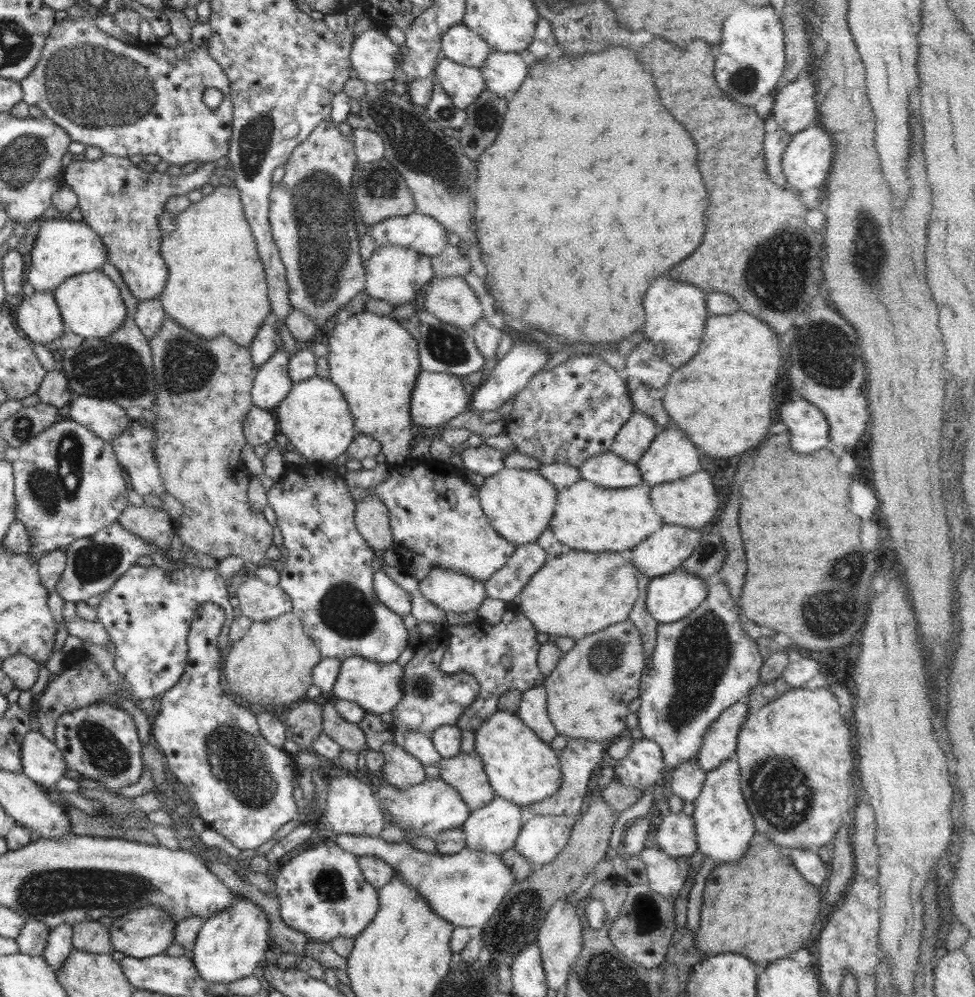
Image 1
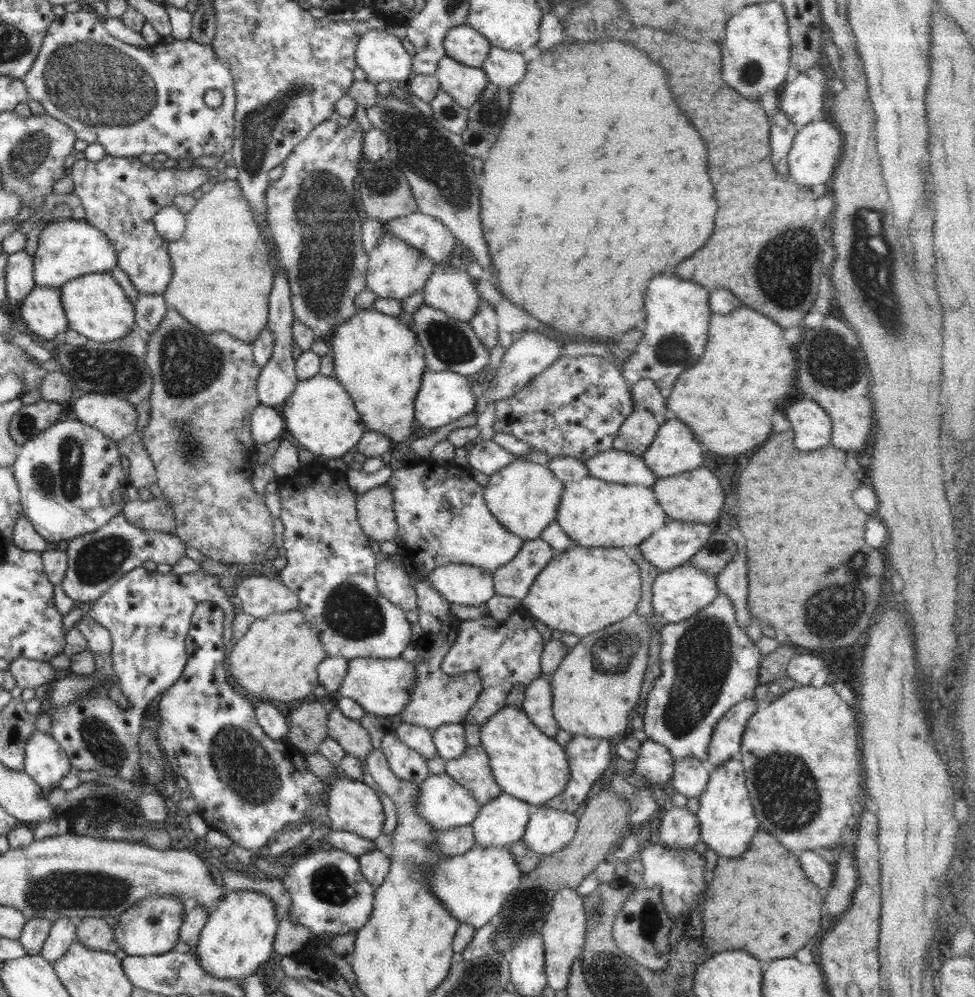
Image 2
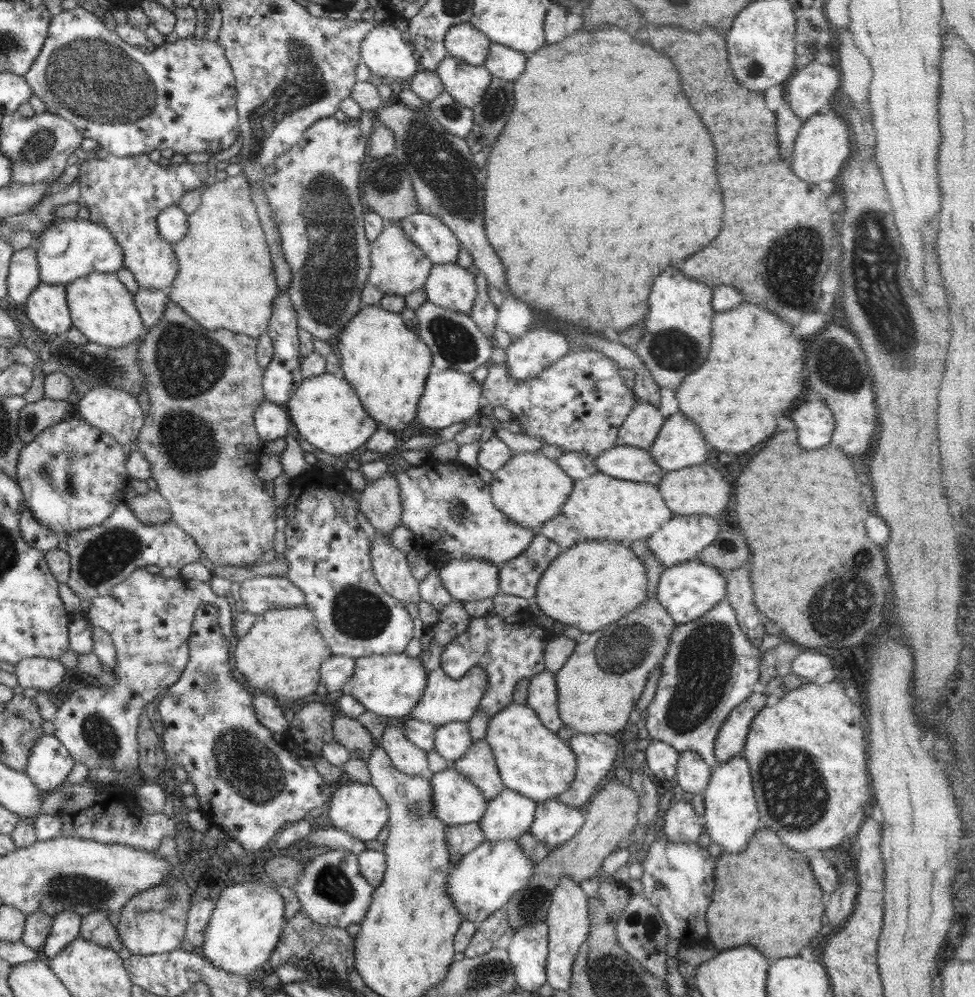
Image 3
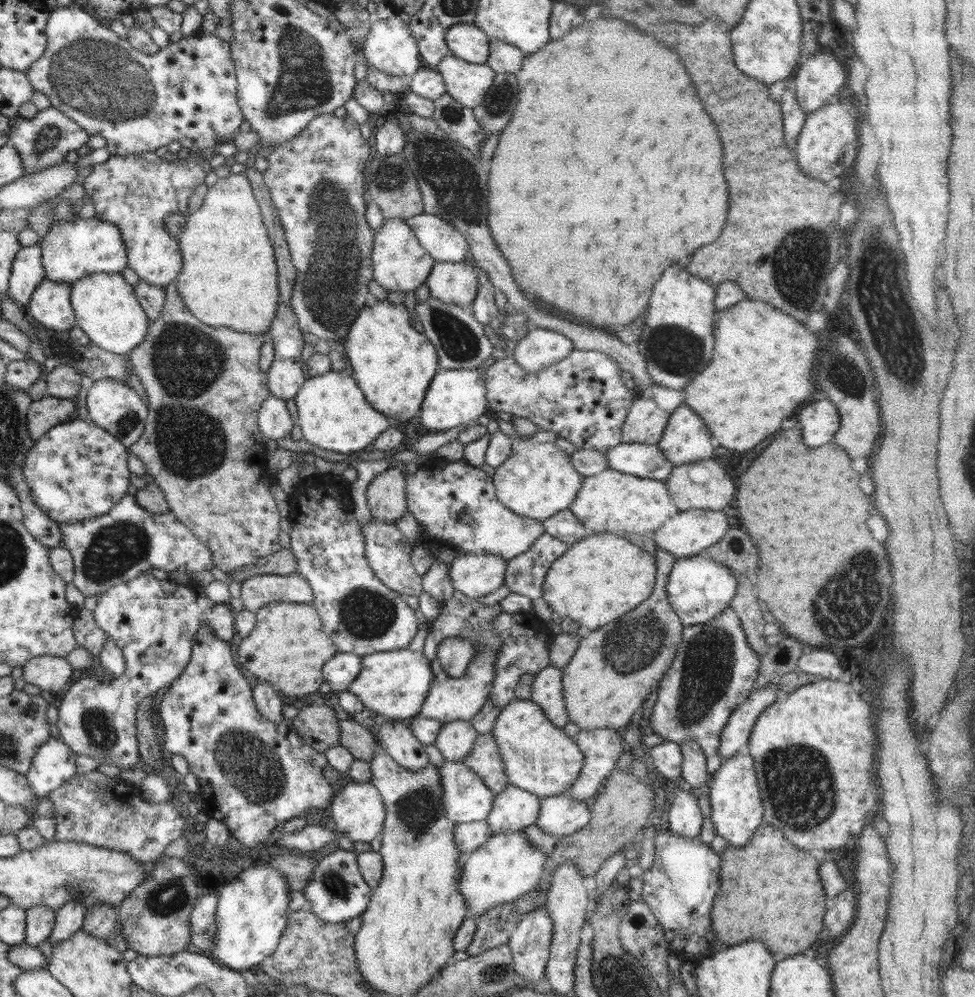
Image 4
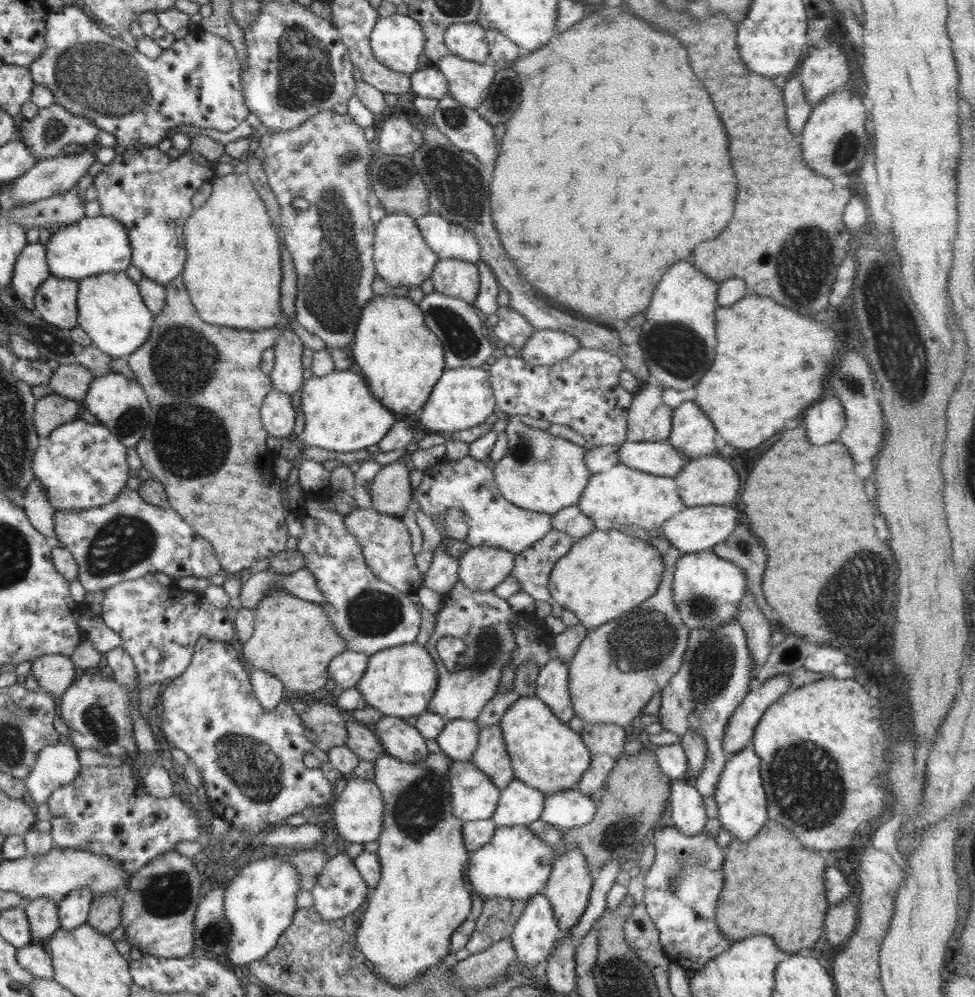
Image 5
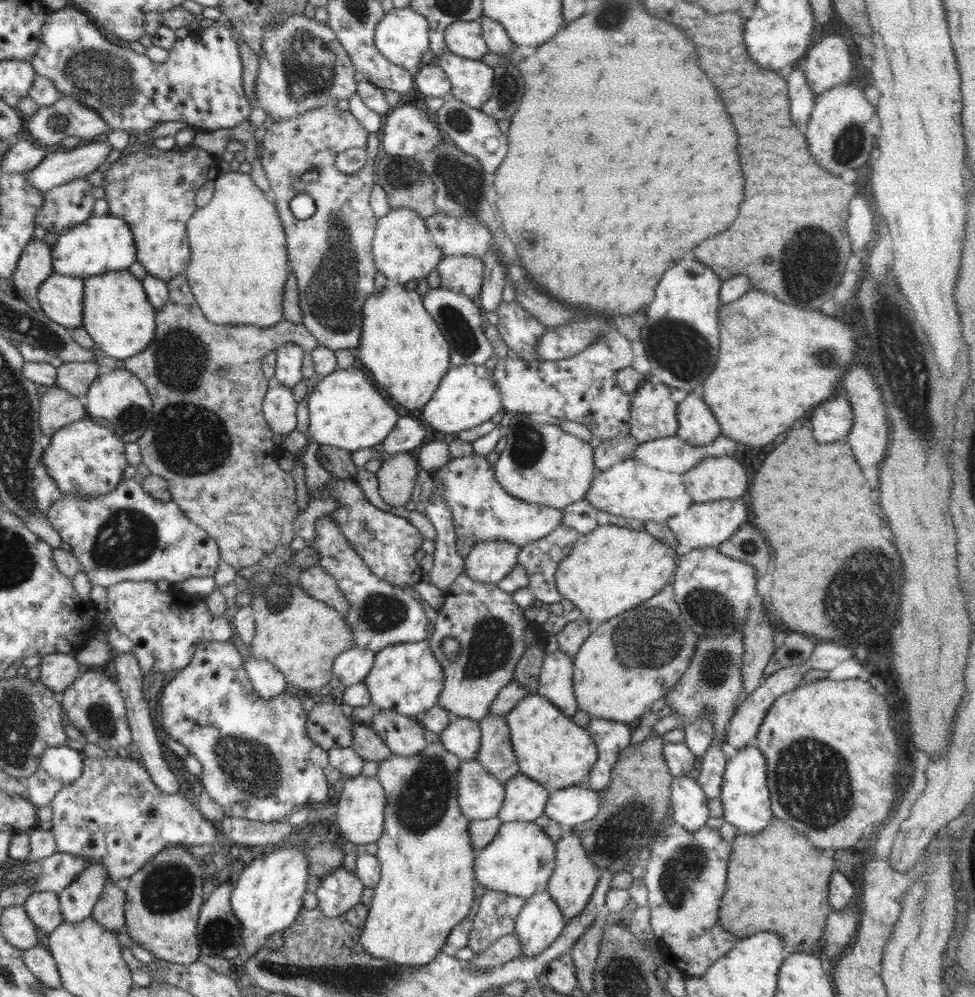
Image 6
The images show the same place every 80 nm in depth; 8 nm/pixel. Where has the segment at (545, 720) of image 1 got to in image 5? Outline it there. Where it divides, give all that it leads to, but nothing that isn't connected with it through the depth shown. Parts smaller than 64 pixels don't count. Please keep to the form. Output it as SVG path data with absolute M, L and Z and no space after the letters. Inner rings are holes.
M552 656L539 668L535 690L535 696L550 707L558 720L566 723L575 716L568 690L568 675L568 664Z

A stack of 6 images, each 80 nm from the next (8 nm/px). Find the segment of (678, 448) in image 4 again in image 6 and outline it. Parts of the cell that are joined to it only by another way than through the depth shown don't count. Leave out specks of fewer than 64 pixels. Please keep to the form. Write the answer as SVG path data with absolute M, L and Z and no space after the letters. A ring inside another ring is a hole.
M691 392L677 404L677 419L679 425L675 434L694 446L708 446L720 436L716 418L696 392Z

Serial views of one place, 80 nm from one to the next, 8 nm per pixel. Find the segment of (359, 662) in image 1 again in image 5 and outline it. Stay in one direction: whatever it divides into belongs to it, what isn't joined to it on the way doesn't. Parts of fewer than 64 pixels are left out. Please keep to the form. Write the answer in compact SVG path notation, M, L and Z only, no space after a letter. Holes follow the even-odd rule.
M408 643L386 648L368 656L368 664L356 688L368 705L386 716L412 720L427 710L438 684L438 671L433 657L424 645Z

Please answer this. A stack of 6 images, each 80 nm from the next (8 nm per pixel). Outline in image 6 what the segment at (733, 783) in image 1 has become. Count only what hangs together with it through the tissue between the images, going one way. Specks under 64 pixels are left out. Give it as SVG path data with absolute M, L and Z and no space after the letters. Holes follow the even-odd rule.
M755 743L738 749L736 755L727 760L719 797L724 809L723 818L736 826L738 835L756 834L766 828L769 820L774 817L770 806L766 773L765 756Z

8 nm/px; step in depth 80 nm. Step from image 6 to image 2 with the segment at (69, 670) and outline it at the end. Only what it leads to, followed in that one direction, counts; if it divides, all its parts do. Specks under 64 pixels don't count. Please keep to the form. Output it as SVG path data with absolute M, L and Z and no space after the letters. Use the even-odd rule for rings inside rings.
M20 657L9 664L9 671L14 675L17 686L20 688L37 689L56 681L60 676L59 671L49 661L32 660Z

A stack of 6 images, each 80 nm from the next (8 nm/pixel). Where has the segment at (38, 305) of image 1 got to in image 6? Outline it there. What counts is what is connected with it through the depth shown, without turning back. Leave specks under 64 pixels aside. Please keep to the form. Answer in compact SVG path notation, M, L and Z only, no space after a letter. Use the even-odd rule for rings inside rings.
M53 272L39 286L37 299L43 313L66 329L83 326L82 278Z

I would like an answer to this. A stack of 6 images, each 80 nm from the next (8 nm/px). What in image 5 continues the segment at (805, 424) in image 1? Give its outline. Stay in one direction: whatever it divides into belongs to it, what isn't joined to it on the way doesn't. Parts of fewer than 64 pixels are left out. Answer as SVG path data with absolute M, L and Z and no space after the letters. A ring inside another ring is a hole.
M830 396L830 400L810 406L804 414L804 424L810 442L814 446L834 442L844 430L846 419L844 407L836 396Z

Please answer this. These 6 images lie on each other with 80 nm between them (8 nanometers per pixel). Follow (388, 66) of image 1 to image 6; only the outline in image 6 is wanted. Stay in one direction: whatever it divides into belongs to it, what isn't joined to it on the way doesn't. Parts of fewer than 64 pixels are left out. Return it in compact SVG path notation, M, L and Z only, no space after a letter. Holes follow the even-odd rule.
M394 8L380 19L376 25L374 45L378 53L390 62L405 68L415 77L420 66L430 60L430 37L428 37L429 24L426 18L412 11L412 8Z

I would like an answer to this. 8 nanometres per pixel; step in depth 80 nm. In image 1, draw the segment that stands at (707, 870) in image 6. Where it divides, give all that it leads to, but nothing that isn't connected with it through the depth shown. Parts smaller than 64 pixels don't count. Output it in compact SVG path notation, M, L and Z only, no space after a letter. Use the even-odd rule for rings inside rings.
M644 847L638 857L646 866L648 886L675 905L688 876L688 858L672 858L662 849L652 847Z

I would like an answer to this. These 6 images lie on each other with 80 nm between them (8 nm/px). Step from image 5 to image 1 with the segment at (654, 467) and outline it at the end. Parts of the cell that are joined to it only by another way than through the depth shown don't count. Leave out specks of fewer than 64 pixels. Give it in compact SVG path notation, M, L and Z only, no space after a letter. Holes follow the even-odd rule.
M608 452L588 458L580 467L580 479L608 489L627 489L644 485L638 464Z

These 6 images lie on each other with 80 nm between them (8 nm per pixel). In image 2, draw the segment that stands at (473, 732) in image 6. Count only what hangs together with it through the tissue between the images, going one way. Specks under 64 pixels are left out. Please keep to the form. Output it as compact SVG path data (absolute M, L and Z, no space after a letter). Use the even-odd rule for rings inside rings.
M464 724L440 725L432 731L437 753L445 760L458 758L466 750L466 730Z

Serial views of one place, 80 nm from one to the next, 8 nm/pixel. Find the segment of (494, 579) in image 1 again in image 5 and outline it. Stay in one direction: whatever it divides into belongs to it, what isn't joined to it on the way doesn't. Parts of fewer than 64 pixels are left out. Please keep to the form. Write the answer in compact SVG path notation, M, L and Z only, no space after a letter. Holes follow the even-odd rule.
M552 529L538 542L516 554L509 576L522 584L521 591L534 601L552 602L548 591L550 573L556 561L564 557L575 542L569 534Z

